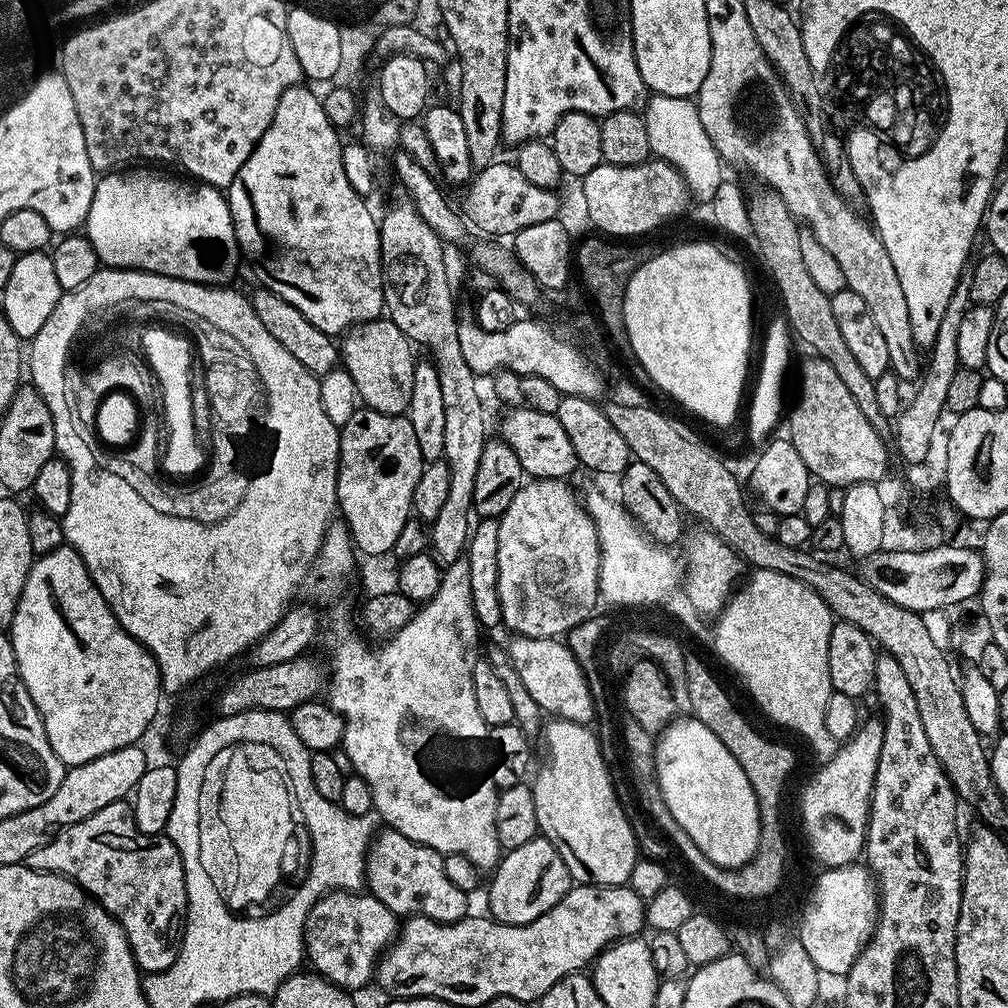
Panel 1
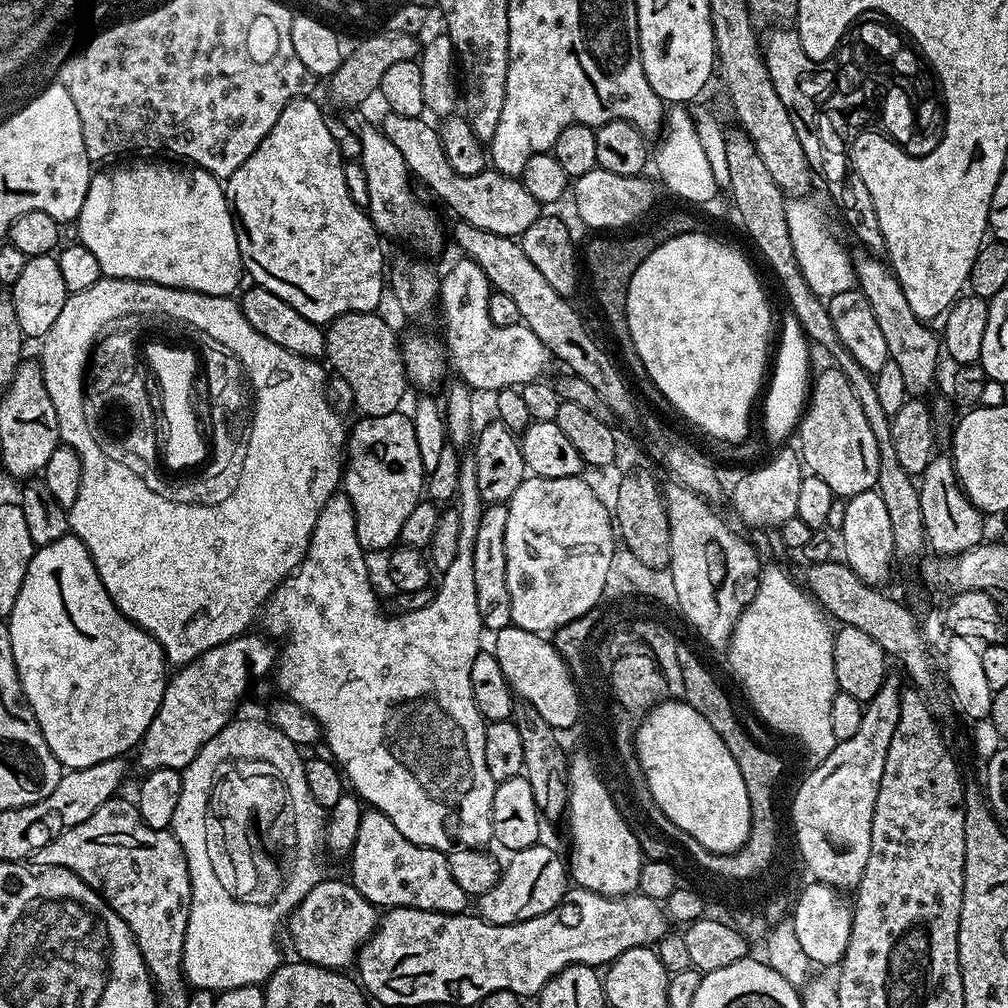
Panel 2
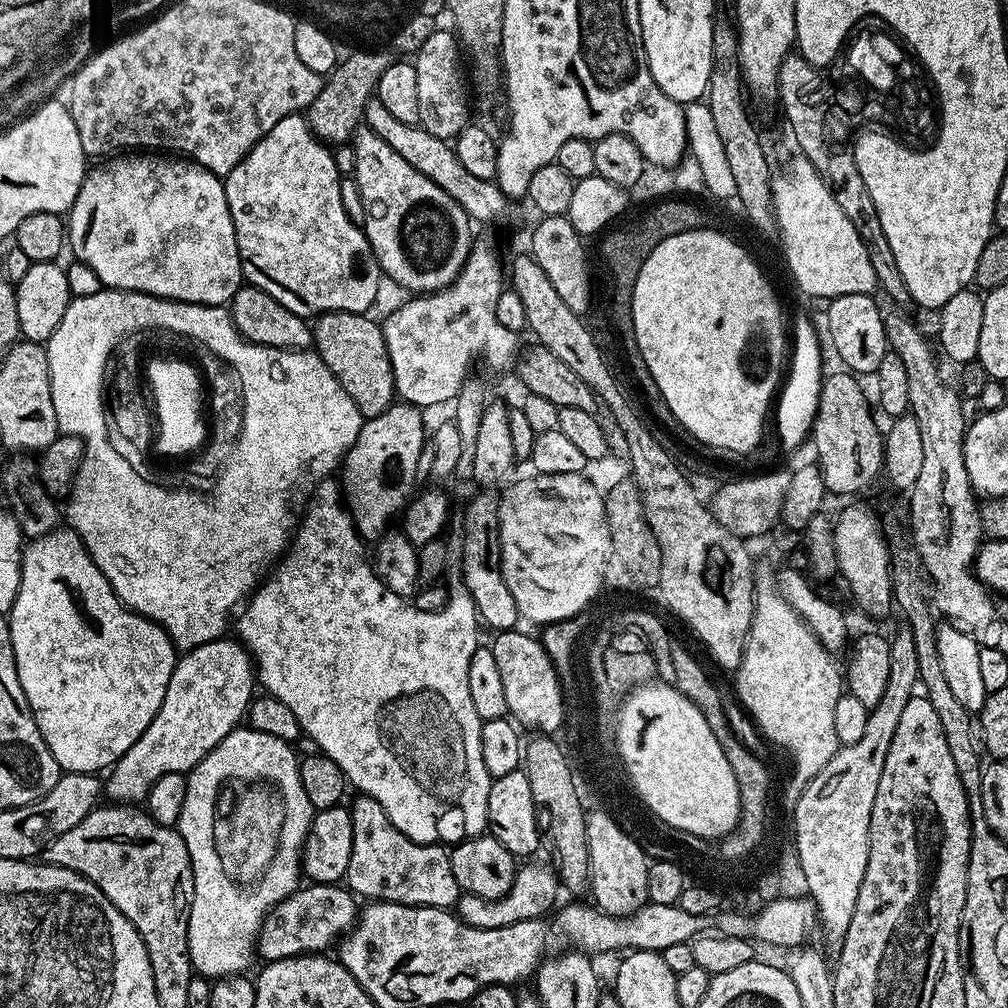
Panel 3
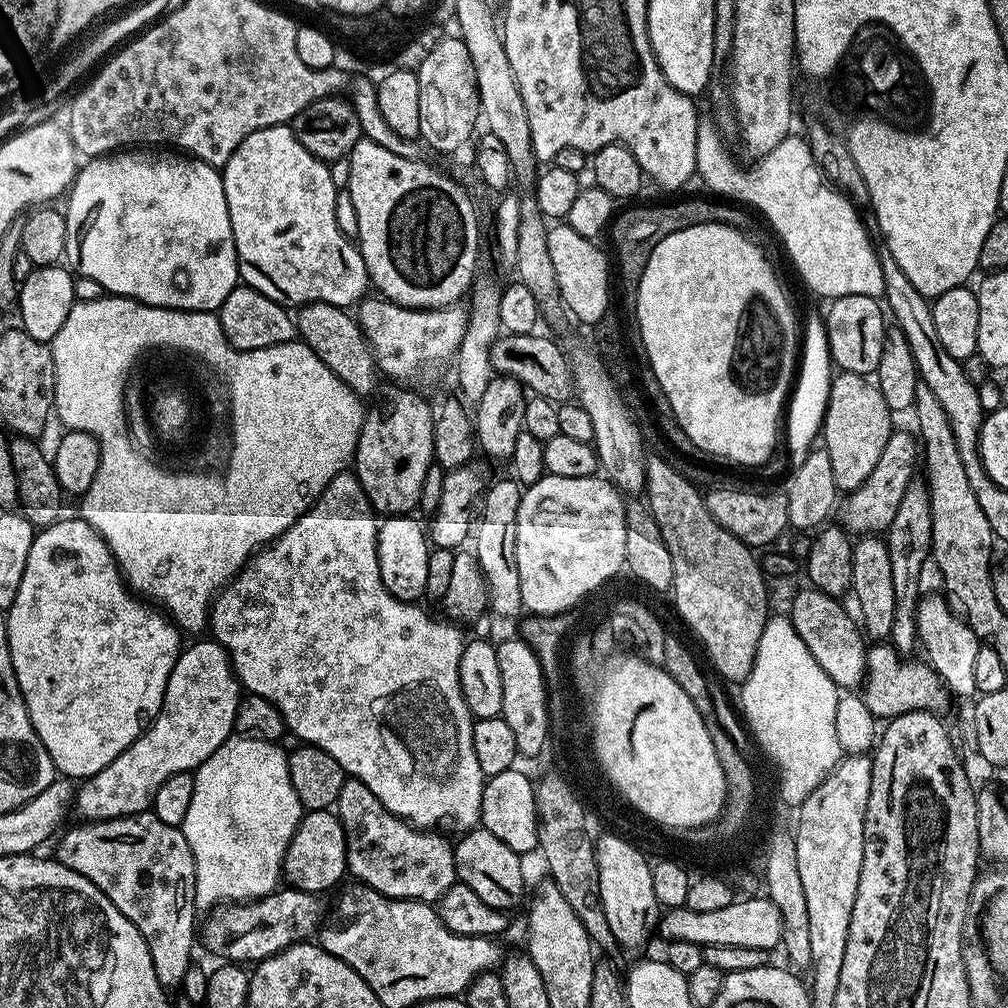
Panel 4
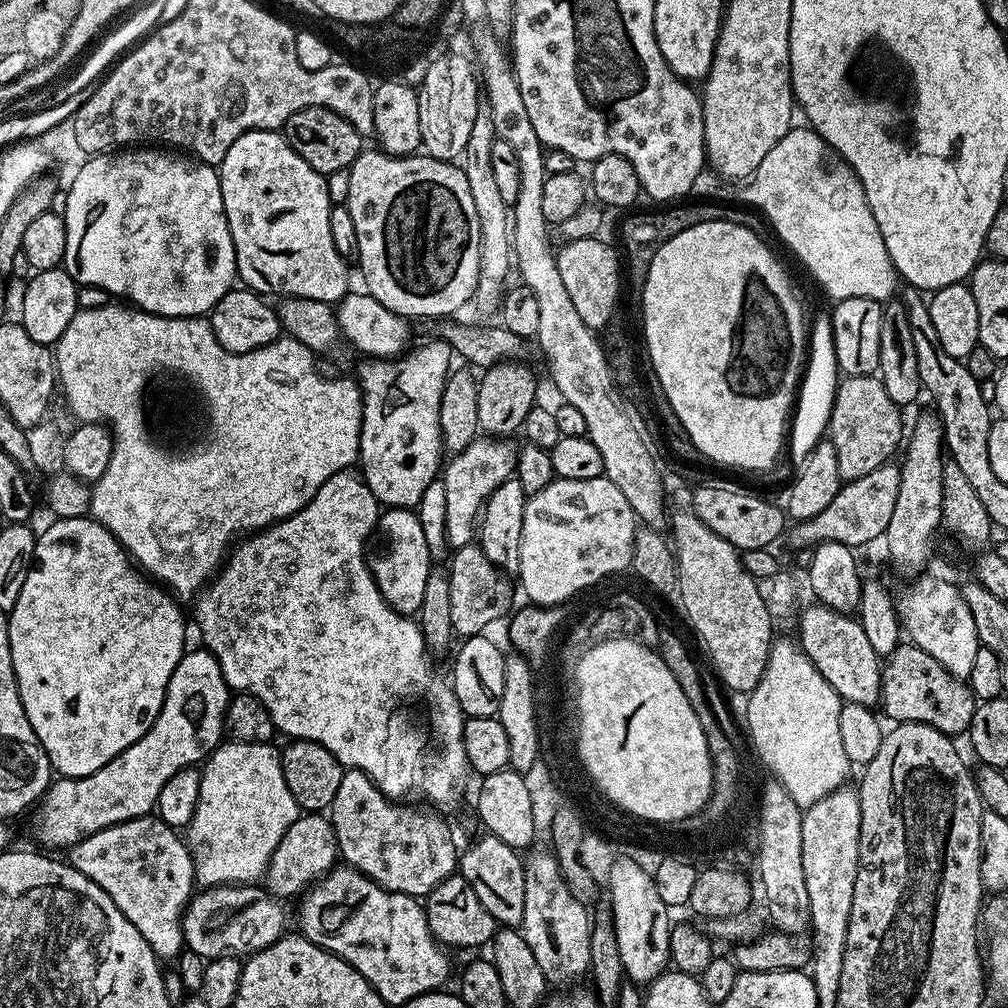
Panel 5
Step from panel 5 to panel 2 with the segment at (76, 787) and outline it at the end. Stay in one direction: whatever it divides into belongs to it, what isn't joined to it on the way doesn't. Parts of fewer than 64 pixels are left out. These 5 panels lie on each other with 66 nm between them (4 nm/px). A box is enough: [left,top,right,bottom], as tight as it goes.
[138,635,278,770]

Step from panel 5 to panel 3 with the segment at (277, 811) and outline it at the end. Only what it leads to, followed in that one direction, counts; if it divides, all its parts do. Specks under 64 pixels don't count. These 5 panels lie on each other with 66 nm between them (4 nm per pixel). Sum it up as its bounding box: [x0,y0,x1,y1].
[175,726,314,978]

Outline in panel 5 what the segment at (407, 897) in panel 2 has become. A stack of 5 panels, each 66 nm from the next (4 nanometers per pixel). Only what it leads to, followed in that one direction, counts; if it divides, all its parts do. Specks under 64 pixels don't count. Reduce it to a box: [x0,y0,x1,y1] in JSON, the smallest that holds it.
[330,768,458,897]

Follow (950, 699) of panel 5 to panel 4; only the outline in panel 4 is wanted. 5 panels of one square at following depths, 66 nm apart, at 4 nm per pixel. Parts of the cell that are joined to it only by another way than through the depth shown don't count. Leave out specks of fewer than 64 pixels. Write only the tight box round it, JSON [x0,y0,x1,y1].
[862,642,950,718]

